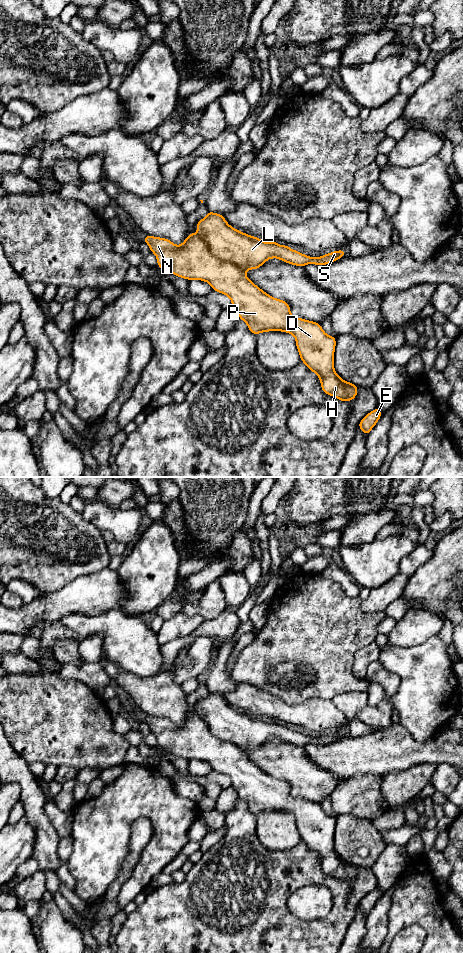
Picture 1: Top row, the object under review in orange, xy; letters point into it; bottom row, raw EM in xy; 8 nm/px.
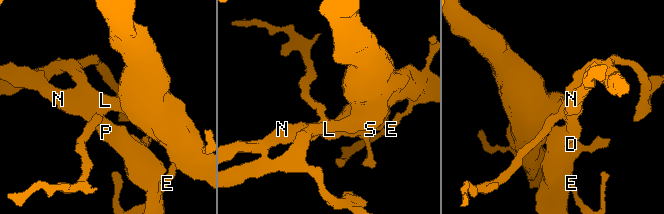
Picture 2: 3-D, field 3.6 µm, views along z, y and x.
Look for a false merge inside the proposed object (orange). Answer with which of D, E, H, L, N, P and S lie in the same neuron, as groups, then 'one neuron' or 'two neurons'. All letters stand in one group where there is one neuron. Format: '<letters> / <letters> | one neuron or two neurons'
D E H L N P S | one neuron

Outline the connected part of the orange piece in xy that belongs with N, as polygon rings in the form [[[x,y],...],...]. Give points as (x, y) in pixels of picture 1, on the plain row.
[[[210,692],[196,704],[198,713],[191,713],[185,721],[177,726],[169,719],[146,715],[144,720],[152,733],[157,737],[157,744],[175,756],[187,760],[198,759],[206,761],[216,772],[227,775],[238,797],[243,800],[249,811],[255,815],[261,812],[282,811],[291,813],[296,820],[301,841],[310,851],[317,854],[321,868],[327,875],[340,881],[351,881],[357,876],[358,866],[344,861],[334,850],[334,831],[336,818],[327,815],[320,804],[302,798],[296,798],[290,793],[287,782],[276,779],[256,766],[246,756],[249,749],[258,749],[268,739],[278,738],[292,745],[304,747],[307,744],[330,744],[347,734],[344,730],[333,731],[322,737],[312,738],[289,728],[278,725],[276,721],[266,723],[258,717],[253,717],[231,707],[223,695]]]

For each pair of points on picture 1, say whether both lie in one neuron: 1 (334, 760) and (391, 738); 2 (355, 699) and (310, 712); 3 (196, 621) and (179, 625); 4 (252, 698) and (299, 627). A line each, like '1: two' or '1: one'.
1: one
2: two
3: one
4: two

